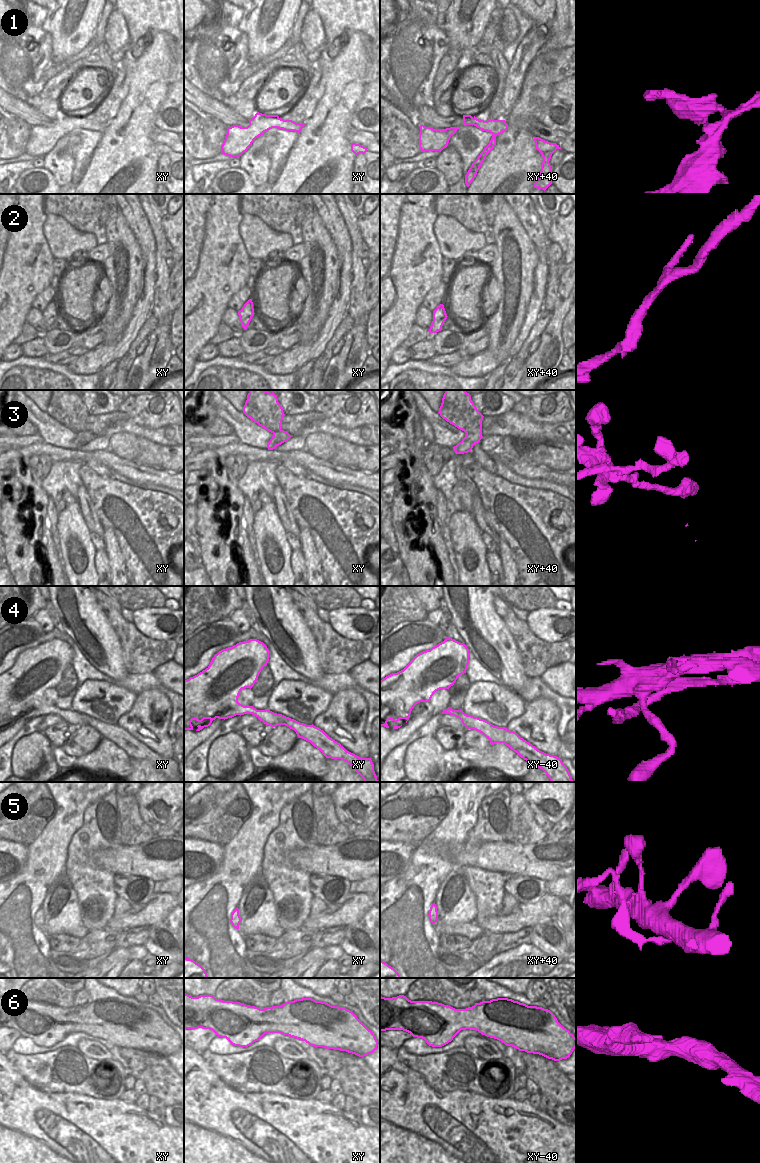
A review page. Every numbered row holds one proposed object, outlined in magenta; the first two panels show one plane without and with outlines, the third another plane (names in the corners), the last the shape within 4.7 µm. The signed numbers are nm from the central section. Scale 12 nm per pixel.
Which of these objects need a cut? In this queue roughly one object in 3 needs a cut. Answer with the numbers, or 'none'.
3, 4.

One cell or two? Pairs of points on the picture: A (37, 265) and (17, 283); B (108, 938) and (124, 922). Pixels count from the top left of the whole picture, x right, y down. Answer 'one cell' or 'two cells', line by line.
A: one cell
B: two cells

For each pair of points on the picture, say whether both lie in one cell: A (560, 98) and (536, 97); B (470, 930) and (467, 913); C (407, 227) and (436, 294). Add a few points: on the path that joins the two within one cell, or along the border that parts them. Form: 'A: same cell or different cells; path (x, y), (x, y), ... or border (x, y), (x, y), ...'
A: different cells; border (552, 85), (552, 95), (542, 106), (537, 118)
B: different cells; border (473, 921), (457, 924), (445, 923)
C: different cells; border (441, 280), (425, 295), (421, 304)

